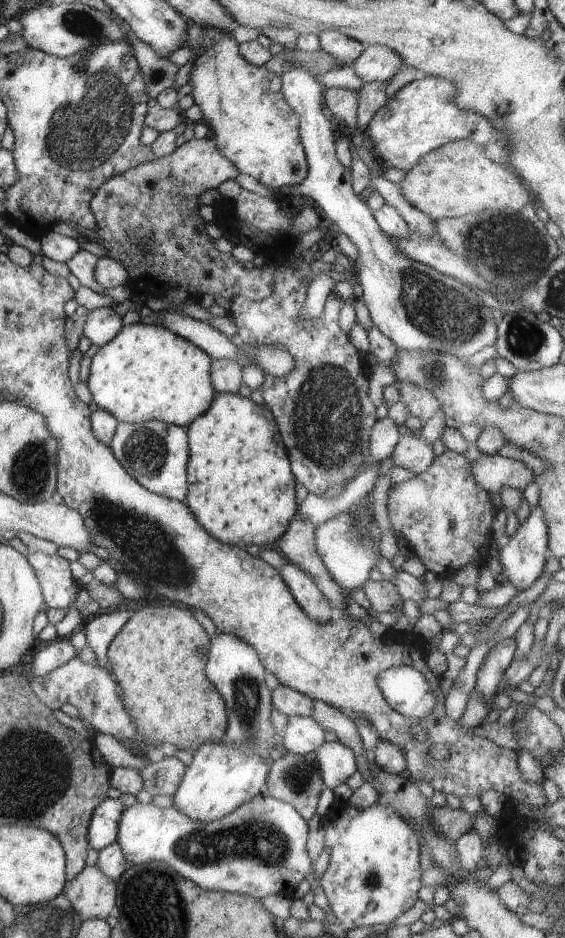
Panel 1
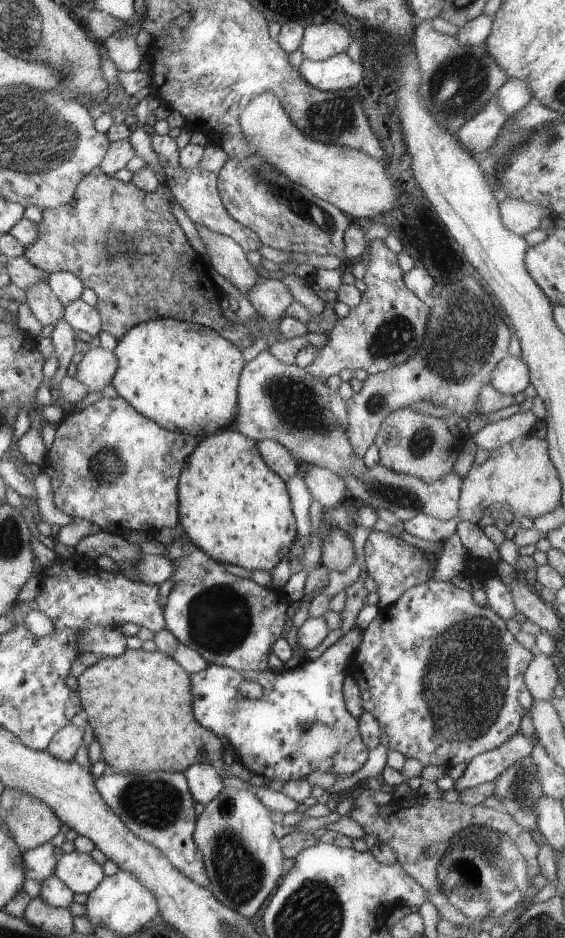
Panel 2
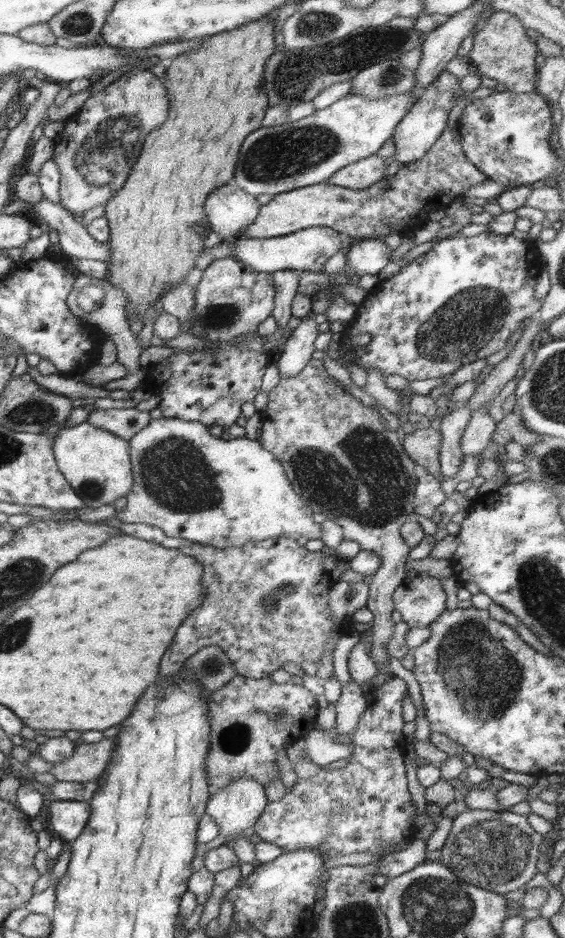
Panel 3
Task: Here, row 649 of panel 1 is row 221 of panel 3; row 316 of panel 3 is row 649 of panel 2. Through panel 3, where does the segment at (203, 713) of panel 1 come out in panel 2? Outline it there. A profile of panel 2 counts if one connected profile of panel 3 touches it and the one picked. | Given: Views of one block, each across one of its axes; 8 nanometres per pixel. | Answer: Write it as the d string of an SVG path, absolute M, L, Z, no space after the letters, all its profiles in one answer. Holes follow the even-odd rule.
M126 649L119 657L103 657L77 678L76 694L92 726L94 739L100 743L101 759L122 775L164 771L182 773L194 763L217 765L226 752L212 731L200 726L192 714L193 696L190 675L176 660L163 652Z

